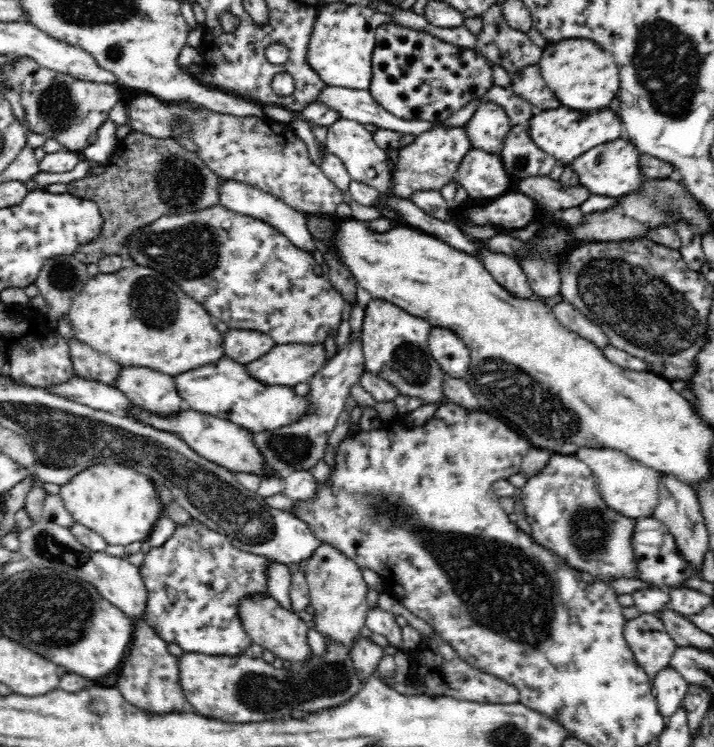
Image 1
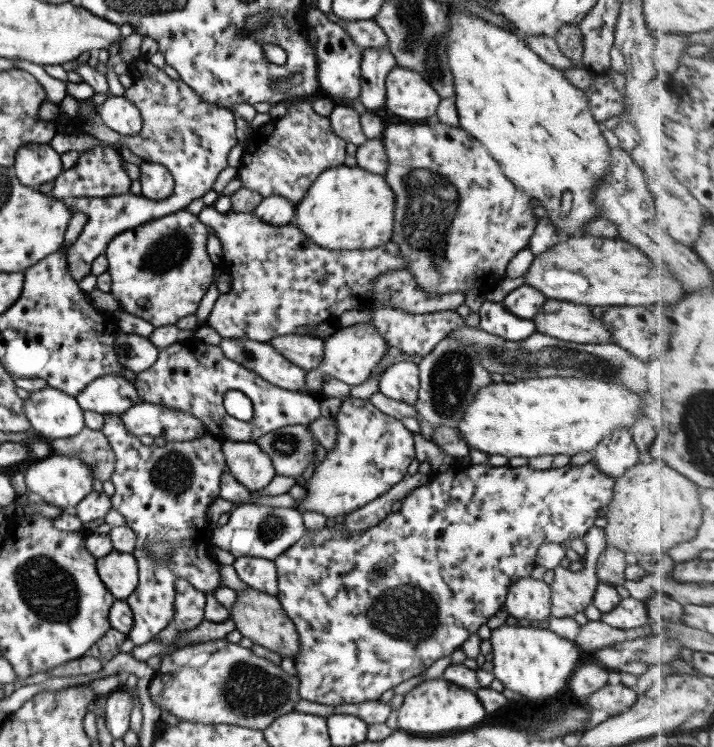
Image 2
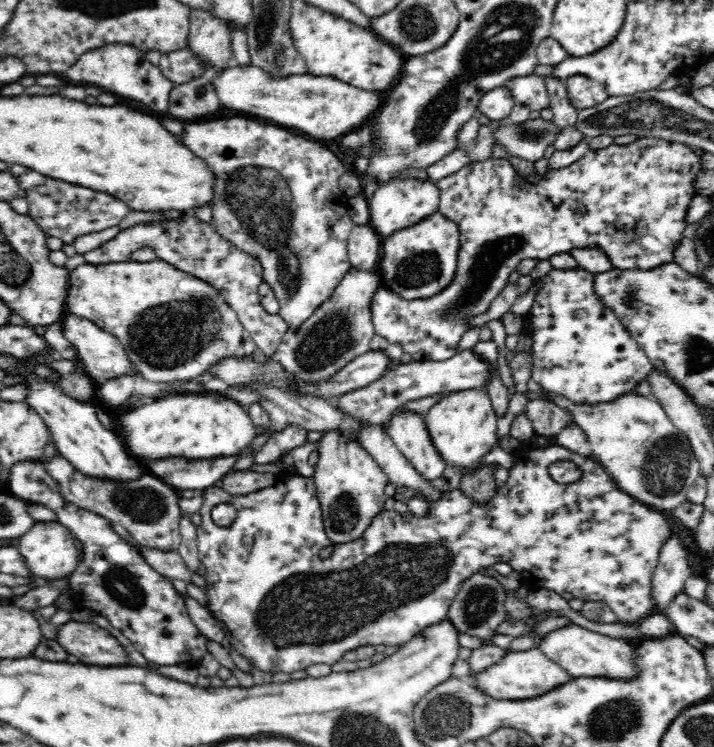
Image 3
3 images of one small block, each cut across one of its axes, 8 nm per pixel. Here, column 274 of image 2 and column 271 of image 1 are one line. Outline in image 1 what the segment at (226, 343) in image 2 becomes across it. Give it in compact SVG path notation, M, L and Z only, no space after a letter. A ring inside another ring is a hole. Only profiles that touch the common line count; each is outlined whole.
M274 345L268 354L244 365L250 377L264 385L294 387L307 382L325 365L324 345Z

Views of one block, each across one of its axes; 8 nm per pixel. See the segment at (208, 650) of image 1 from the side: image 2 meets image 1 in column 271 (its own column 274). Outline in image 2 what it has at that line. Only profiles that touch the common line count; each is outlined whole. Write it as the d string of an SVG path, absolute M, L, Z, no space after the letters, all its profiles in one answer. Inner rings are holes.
M591 461L582 466L563 466L551 470L533 470L529 466L498 468L482 464L469 464L463 472L453 472L451 469L443 472L431 472L428 482L405 496L400 502L398 512L391 512L376 526L371 526L358 534L348 534L344 530L334 530L324 527L316 532L308 532L299 538L278 557L273 559L277 574L276 598L283 612L290 618L299 636L299 651L292 660L296 677L299 679L297 693L299 698L329 706L339 704L357 704L365 701L377 701L377 698L397 686L397 684L421 675L437 658L449 656L460 648L469 635L476 633L481 624L485 624L490 616L500 610L505 601L507 588L517 579L529 577L535 564L536 550L543 543L565 543L577 537L582 537L593 525L597 510L603 510L611 501L616 478L602 474Z

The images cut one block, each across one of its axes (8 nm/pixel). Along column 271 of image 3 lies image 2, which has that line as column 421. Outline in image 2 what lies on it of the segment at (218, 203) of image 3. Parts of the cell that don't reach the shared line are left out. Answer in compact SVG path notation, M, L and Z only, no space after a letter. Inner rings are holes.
M441 122L433 125L391 124L383 129L381 139L383 147L385 147L388 164L383 174L383 179L385 179L387 185L391 187L393 199L395 199L392 236L390 239L399 247L399 254L405 259L405 265L407 265L405 270L413 275L415 283L424 291L437 293L437 295L446 292L459 292L463 294L465 293L465 289L469 289L471 286L477 284L486 285L489 282L501 279L505 274L507 262L509 262L519 250L527 247L528 240L531 234L533 234L535 224L537 224L538 218L534 214L535 209L529 205L531 195L513 186L511 181L503 175L499 165L493 160L493 157L487 152L487 149L485 149L476 138L467 134L460 126L449 126Z

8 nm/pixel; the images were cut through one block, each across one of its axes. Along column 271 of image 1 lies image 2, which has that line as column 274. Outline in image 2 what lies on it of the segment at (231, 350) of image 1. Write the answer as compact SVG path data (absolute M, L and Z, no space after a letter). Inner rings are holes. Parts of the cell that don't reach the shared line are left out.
M291 333L273 337L267 343L291 364L303 369L303 372L319 366L323 357L324 339L319 336L301 336Z

